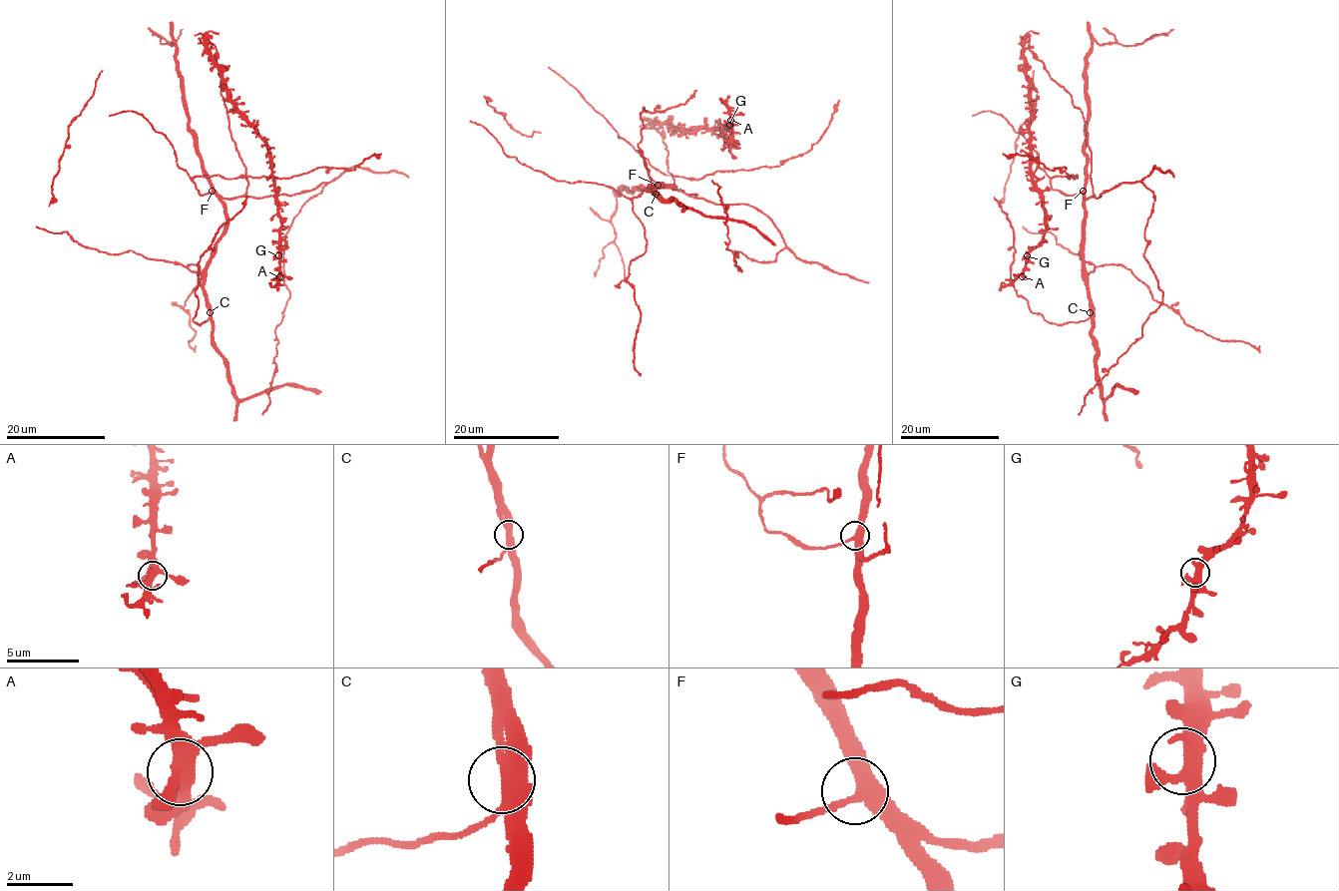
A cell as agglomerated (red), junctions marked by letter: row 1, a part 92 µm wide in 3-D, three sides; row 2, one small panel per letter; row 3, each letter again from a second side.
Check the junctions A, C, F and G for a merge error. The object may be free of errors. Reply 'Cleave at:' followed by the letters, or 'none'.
Cleave at: none

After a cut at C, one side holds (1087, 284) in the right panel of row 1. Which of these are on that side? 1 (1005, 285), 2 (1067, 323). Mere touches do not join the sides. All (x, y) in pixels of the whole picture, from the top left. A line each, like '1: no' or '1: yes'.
1: yes
2: no

